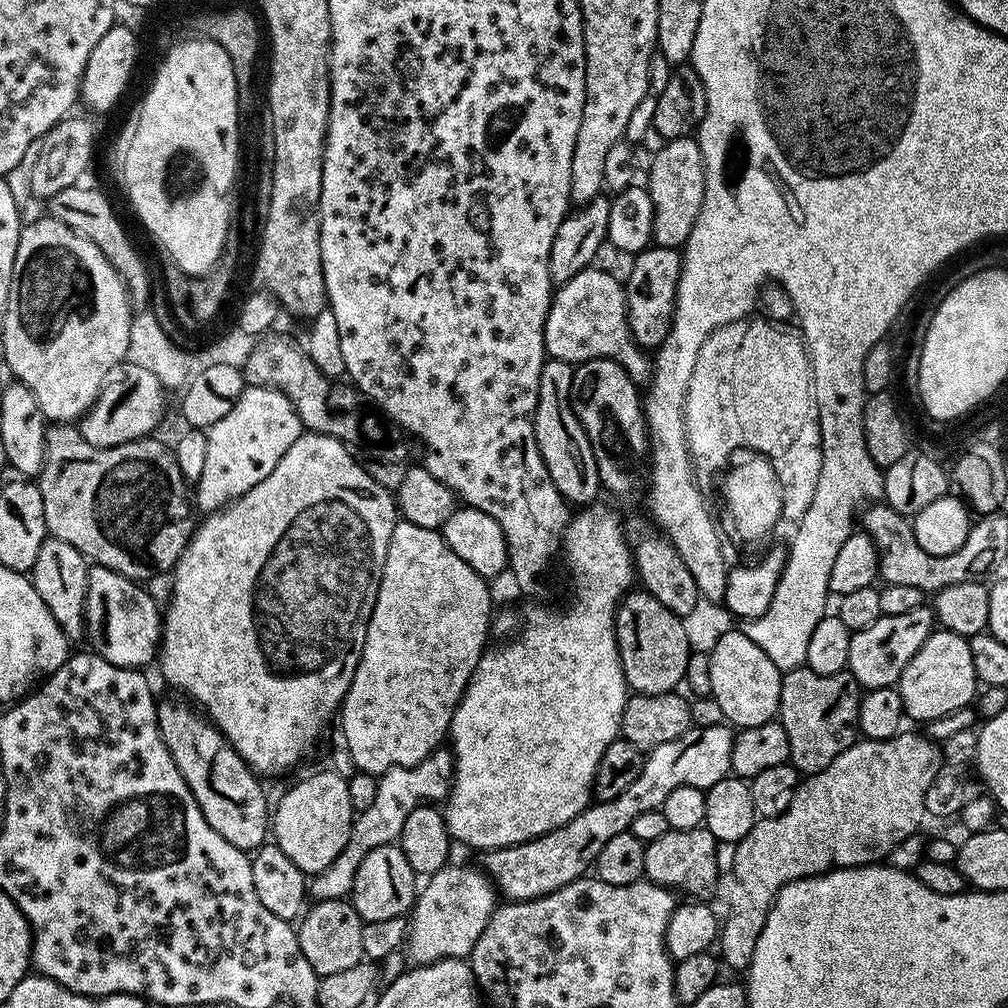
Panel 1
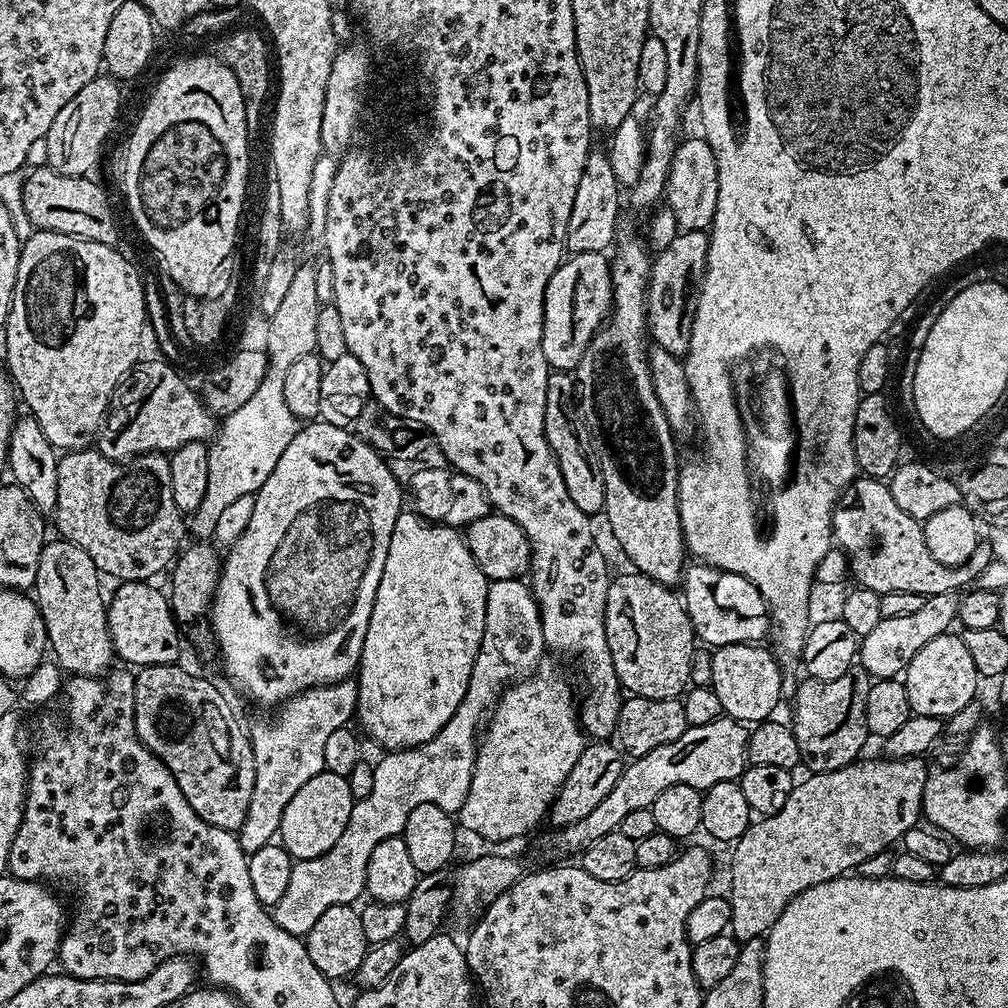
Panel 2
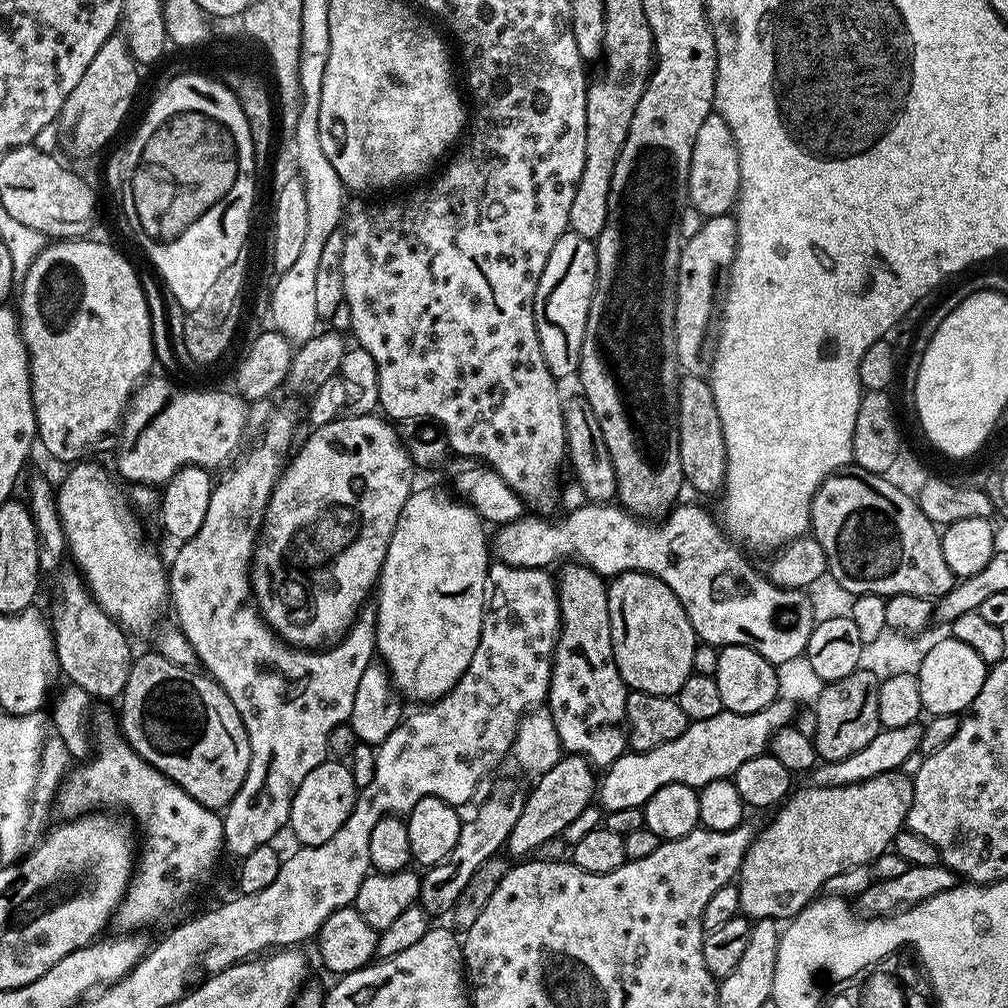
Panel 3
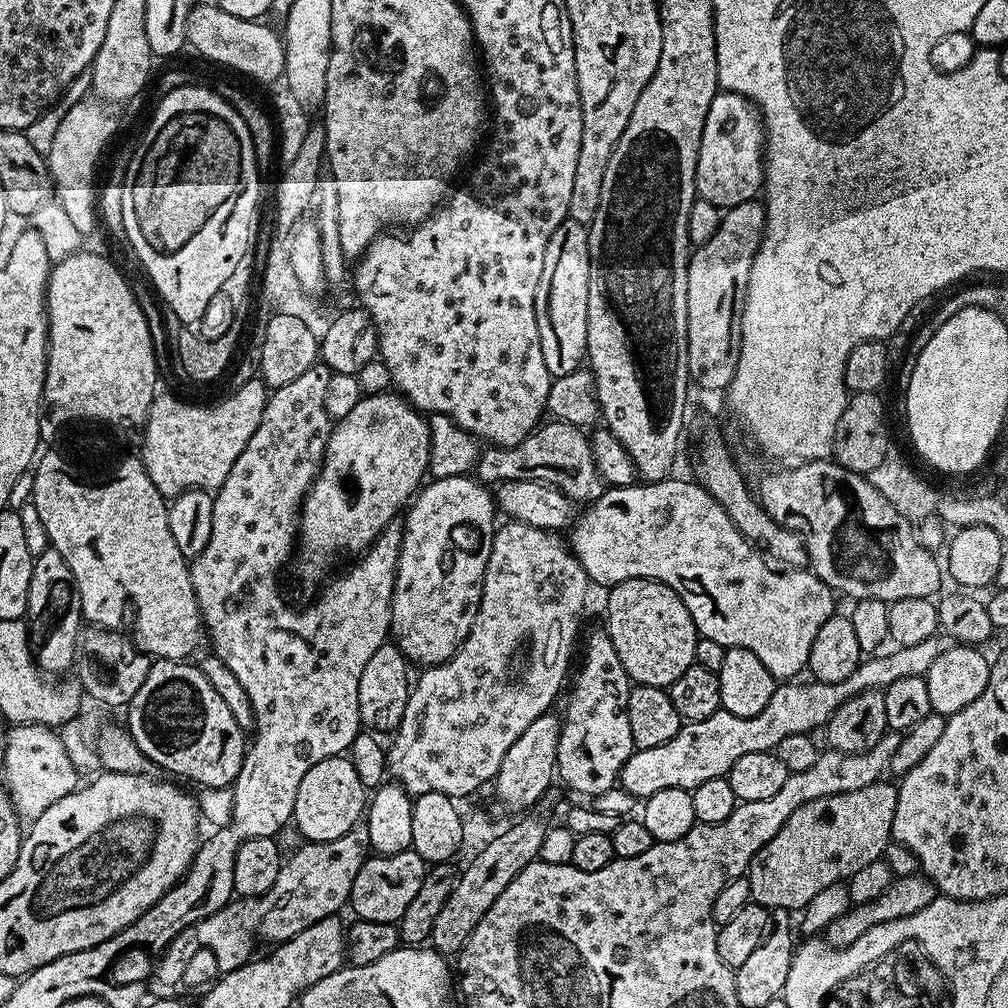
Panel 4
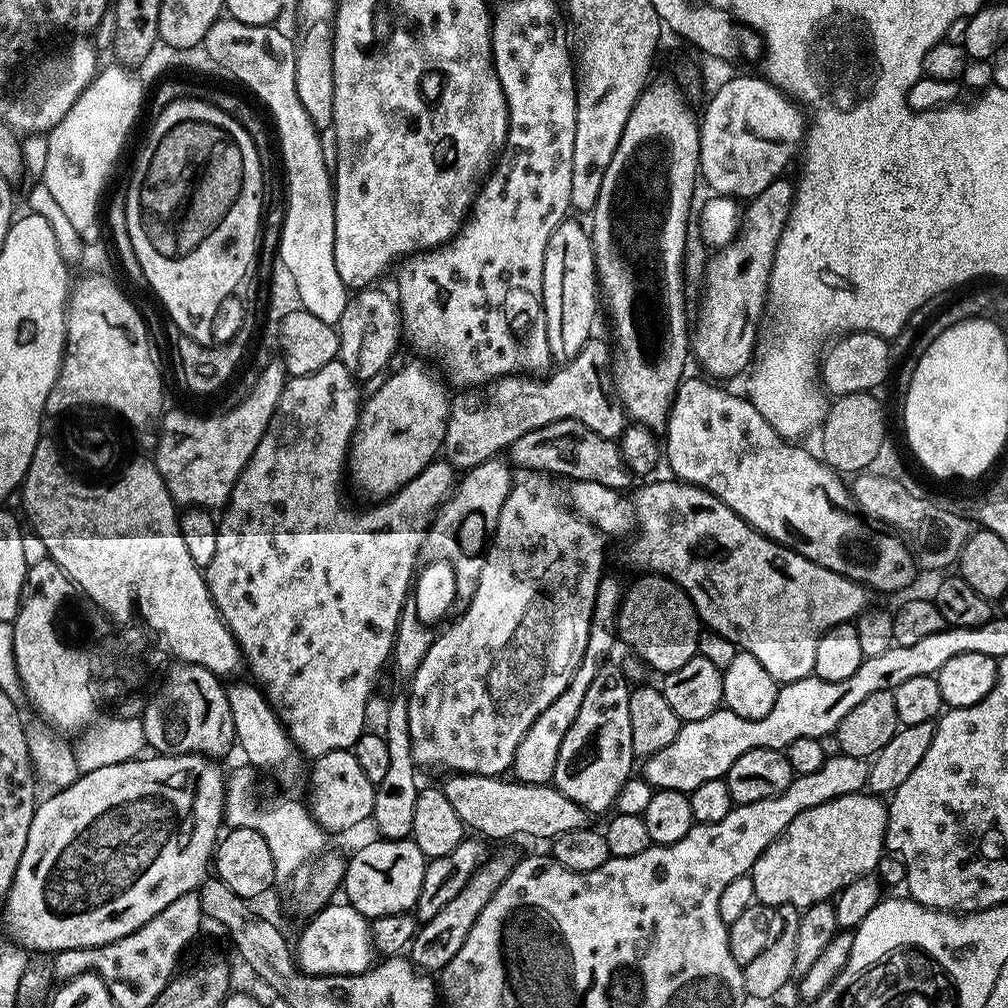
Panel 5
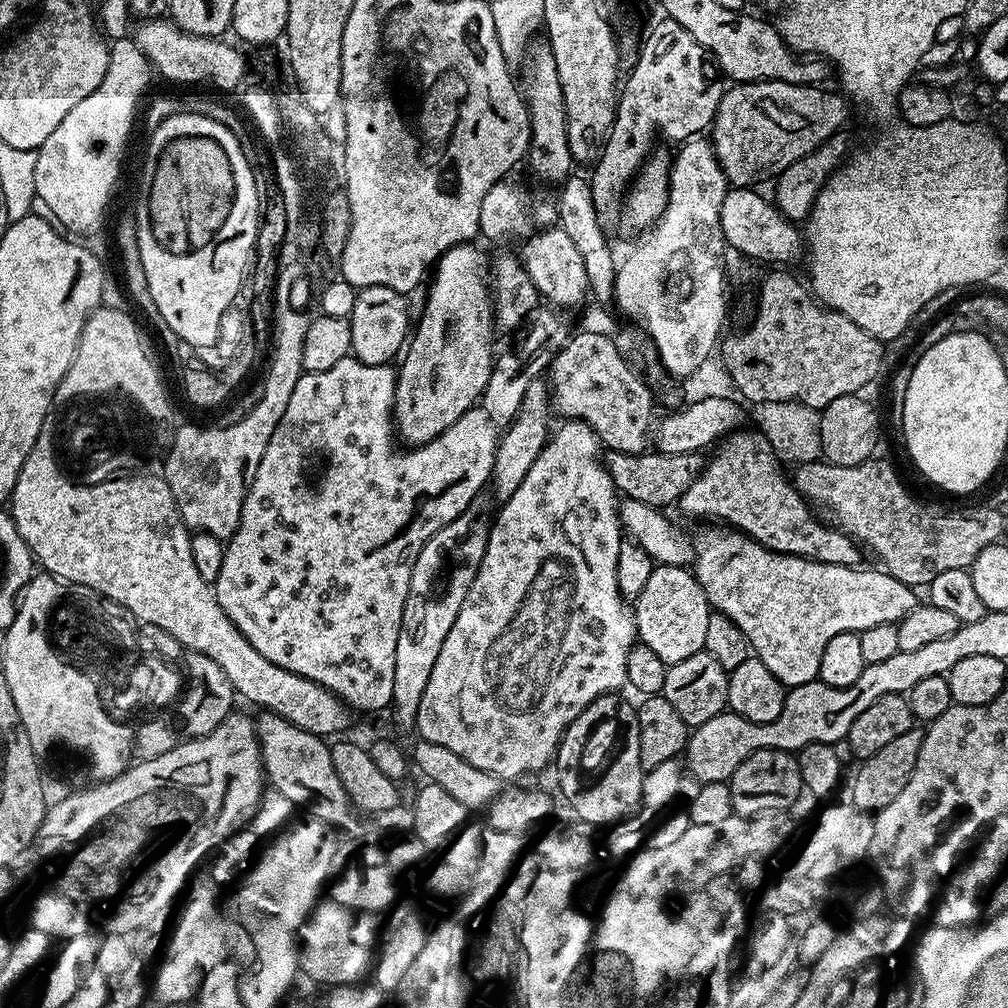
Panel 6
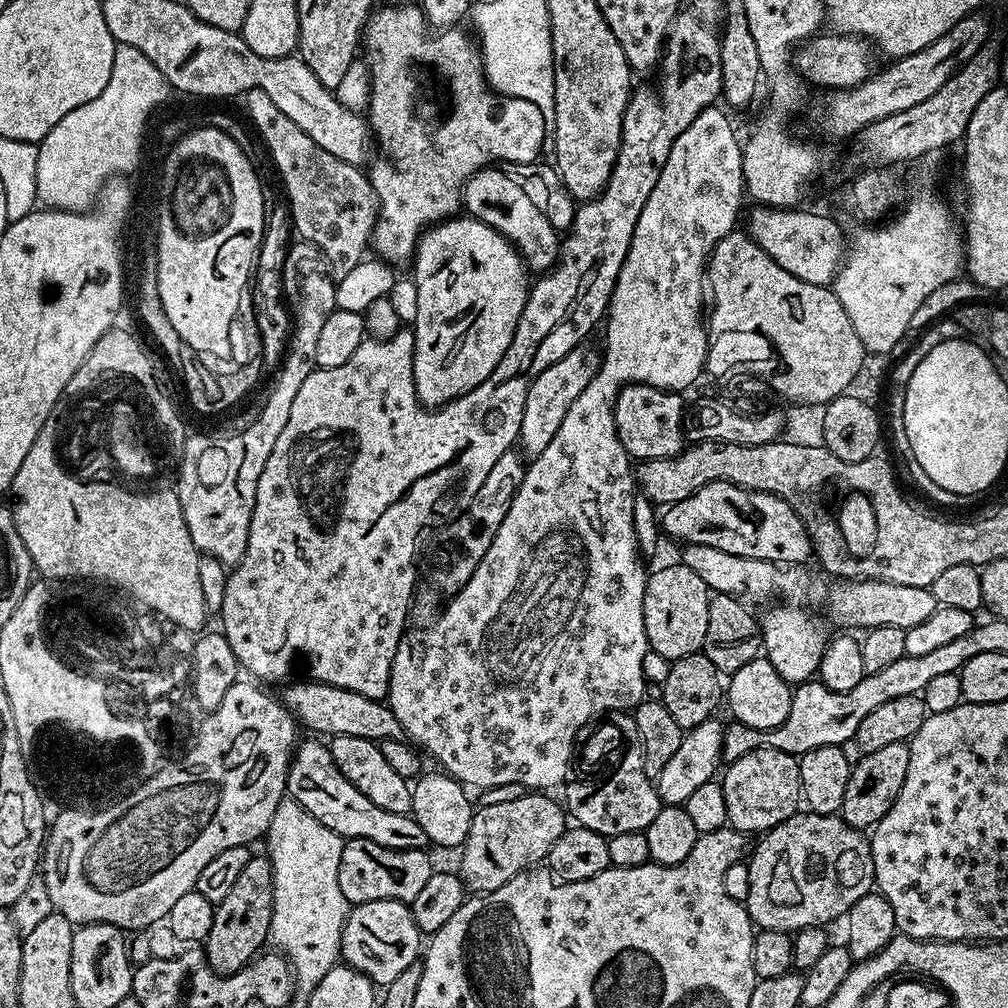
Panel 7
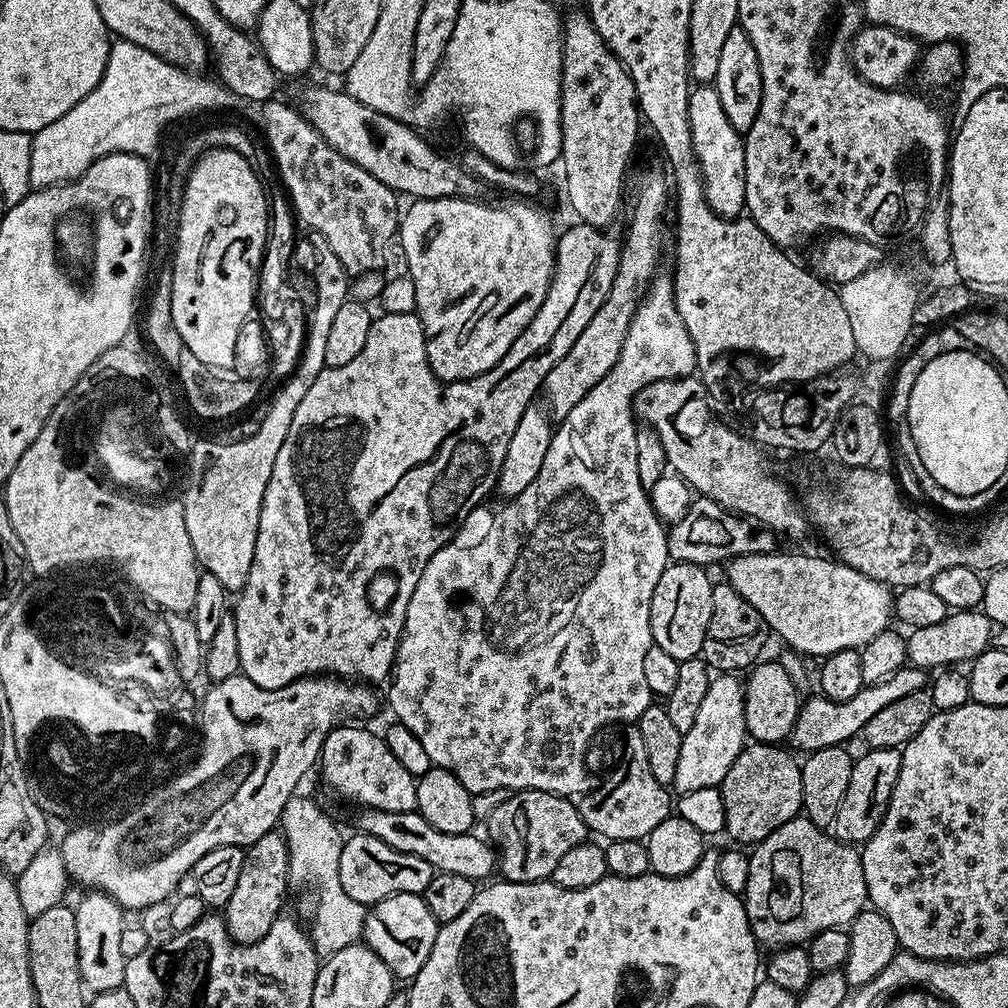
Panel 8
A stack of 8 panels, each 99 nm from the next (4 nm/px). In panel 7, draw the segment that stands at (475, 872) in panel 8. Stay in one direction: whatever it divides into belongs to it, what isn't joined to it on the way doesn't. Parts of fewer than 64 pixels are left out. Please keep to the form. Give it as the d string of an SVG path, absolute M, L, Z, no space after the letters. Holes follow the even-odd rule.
M301 739L290 756L288 765L287 795L296 800L302 810L308 811L324 826L343 838L355 838L378 842L378 846L386 846L394 850L429 847L422 826L411 814L394 814L394 810L382 810L382 806L374 806L362 790L355 788L338 770L332 757L332 749L323 739Z

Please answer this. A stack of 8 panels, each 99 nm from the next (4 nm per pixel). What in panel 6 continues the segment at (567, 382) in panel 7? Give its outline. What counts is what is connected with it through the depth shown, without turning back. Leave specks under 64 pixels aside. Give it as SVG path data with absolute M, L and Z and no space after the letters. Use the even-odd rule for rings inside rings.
M529 379L526 386L524 400L508 429L500 438L500 443L496 446L496 457L490 475L491 487L496 487L497 501L503 502L510 499L514 490L522 486L522 478L534 466L538 454L548 443L550 427L548 428L548 416L550 417L550 388L543 379Z

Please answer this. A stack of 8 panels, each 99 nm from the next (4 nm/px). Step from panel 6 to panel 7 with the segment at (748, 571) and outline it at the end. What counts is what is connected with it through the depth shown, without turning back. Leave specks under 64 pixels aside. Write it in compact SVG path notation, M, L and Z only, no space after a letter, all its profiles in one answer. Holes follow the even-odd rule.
M840 580L828 592L828 616L836 624L849 624L852 628L867 630L874 626L898 626L905 629L918 626L930 618L937 608L931 588L898 586L881 580ZM780 602L769 608L772 609L765 616L759 617L760 639L766 659L772 663L774 670L778 670L778 674L782 674L787 684L799 686L811 681L820 671L822 654L830 639L829 633L824 633L823 626L807 612L807 607Z

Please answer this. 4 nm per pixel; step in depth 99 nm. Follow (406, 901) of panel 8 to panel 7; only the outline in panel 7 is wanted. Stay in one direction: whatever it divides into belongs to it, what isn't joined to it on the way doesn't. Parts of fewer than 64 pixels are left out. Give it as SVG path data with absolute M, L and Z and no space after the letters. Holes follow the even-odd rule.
M375 900L365 904L357 904L348 913L345 919L345 926L342 930L340 955L343 963L349 968L358 970L366 974L373 984L386 986L402 974L412 964L417 963L418 957L422 952L422 933L420 927L414 922L414 914L411 907L403 900Z

